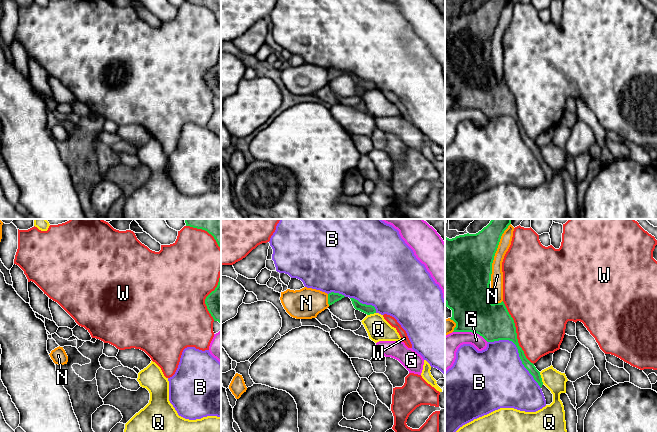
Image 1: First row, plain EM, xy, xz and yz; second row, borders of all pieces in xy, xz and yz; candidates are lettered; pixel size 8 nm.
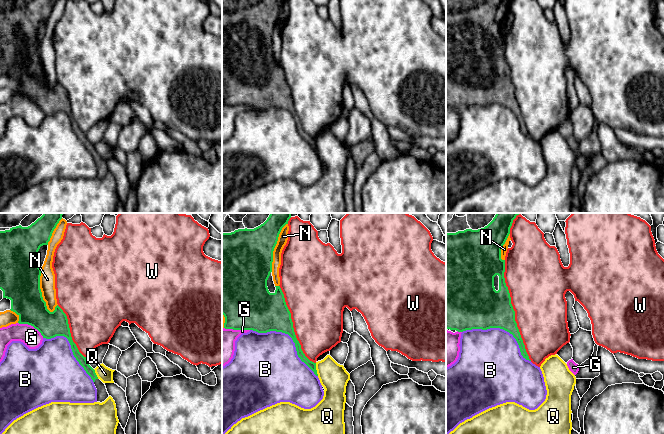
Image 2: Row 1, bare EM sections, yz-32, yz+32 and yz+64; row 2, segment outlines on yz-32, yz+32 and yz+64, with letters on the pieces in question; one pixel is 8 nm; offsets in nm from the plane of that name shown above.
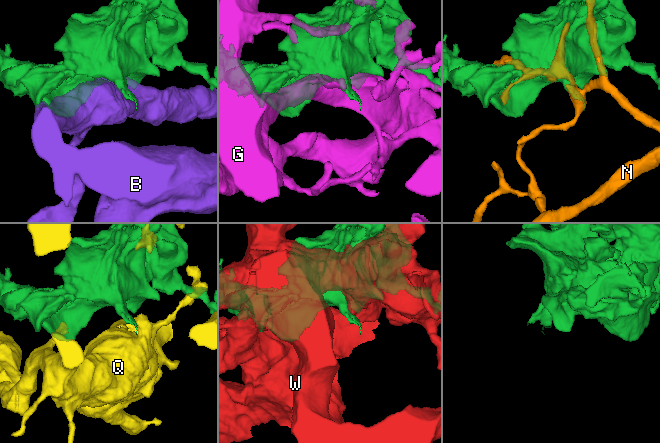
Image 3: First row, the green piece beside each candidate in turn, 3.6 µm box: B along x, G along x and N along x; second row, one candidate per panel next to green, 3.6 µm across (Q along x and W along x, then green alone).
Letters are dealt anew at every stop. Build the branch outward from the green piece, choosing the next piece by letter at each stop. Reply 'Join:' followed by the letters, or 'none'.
Join: none

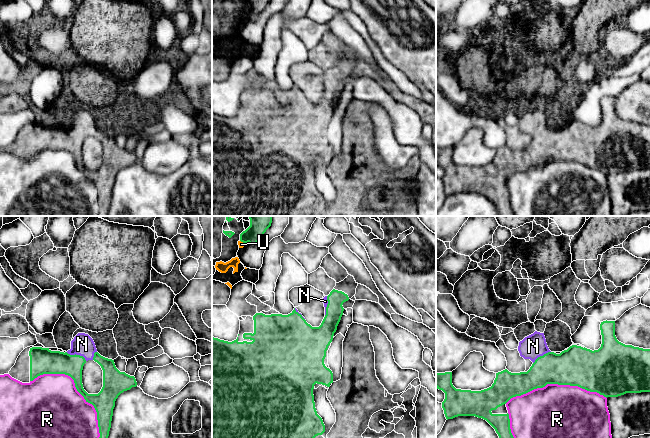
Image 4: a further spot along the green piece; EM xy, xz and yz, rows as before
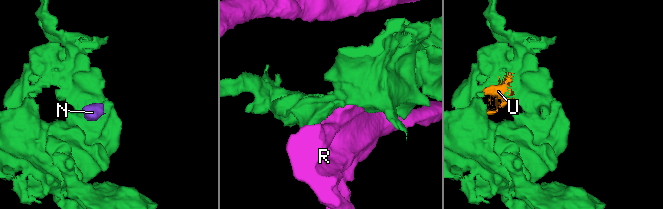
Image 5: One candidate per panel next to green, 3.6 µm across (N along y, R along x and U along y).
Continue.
Join: N, U

